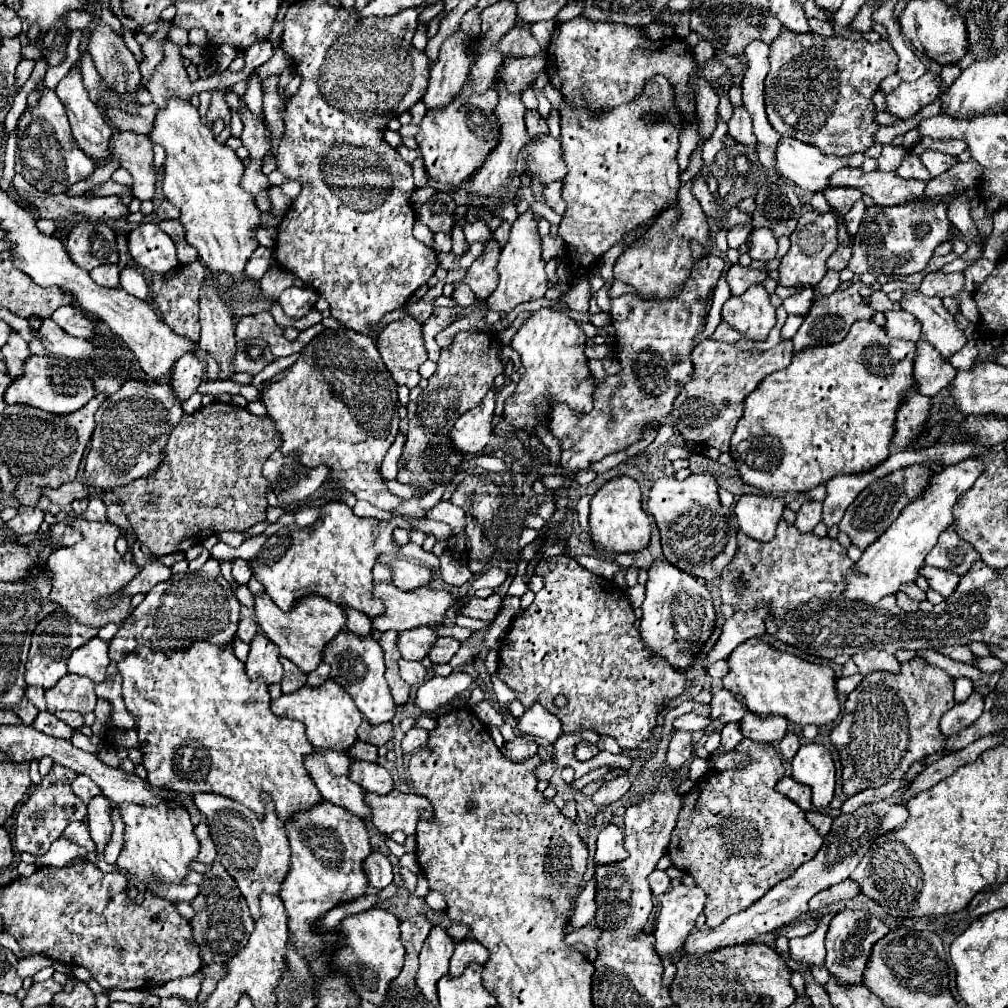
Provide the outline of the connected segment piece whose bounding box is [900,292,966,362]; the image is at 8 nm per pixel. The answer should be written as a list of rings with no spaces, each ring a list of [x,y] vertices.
[[[906,292],[900,304],[904,310],[920,320],[922,338],[940,352],[942,360],[948,362],[950,356],[966,344],[966,338],[958,328],[956,318],[944,308],[940,298],[930,298],[922,292]]]

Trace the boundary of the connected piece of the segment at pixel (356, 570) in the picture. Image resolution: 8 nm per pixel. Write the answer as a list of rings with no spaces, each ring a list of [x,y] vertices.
[[[334,502],[322,508],[322,516],[312,528],[268,538],[264,550],[256,558],[250,558],[248,564],[252,576],[264,586],[264,592],[280,610],[292,610],[294,602],[316,594],[354,608],[372,620],[384,614],[384,604],[372,594],[372,568],[378,562],[390,566],[396,559],[401,546],[393,540],[392,530],[398,526],[414,530],[412,522],[400,516],[390,520],[358,518],[346,504]]]

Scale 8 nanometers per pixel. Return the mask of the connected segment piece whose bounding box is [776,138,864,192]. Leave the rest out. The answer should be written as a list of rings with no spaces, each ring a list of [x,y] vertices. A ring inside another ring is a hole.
[[[782,138],[776,150],[778,172],[808,192],[822,192],[830,176],[840,168],[858,168],[864,162],[864,154],[850,154],[850,158],[824,156],[818,148],[794,138]]]

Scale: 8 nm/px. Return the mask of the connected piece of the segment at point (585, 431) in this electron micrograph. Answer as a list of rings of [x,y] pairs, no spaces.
[[[704,256],[692,268],[680,294],[670,300],[646,302],[634,294],[612,298],[610,318],[616,328],[614,348],[622,370],[616,376],[608,376],[602,384],[598,382],[594,392],[594,410],[590,414],[576,414],[566,404],[554,402],[554,410],[550,412],[550,430],[564,450],[560,476],[574,480],[576,472],[586,470],[592,462],[638,442],[642,428],[652,422],[662,422],[670,414],[674,398],[692,380],[692,340],[704,330],[706,296],[716,288],[724,266],[726,264],[720,256]]]

